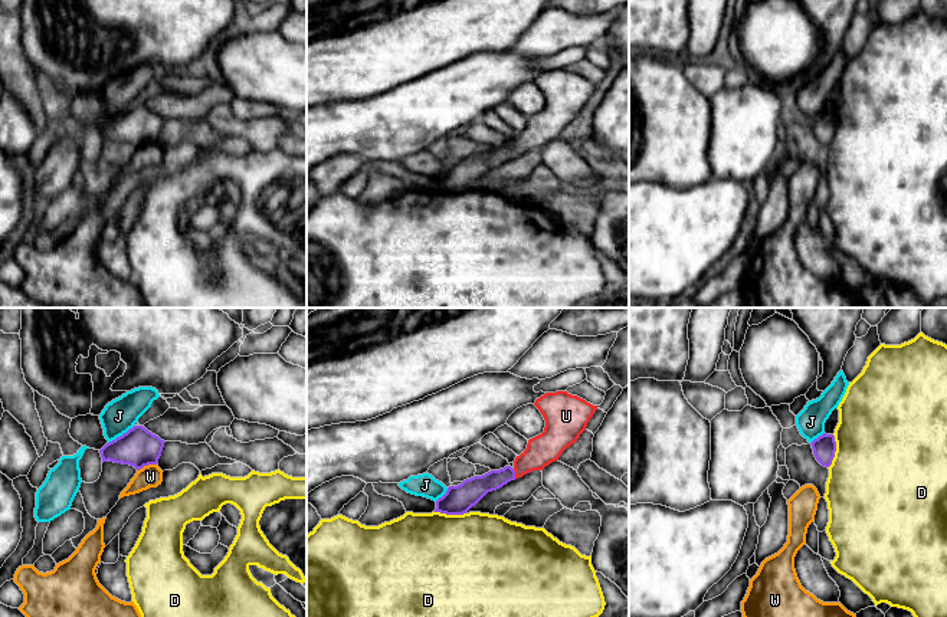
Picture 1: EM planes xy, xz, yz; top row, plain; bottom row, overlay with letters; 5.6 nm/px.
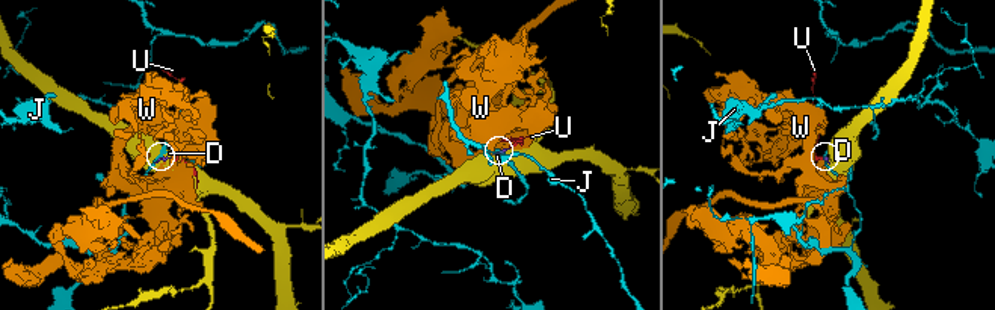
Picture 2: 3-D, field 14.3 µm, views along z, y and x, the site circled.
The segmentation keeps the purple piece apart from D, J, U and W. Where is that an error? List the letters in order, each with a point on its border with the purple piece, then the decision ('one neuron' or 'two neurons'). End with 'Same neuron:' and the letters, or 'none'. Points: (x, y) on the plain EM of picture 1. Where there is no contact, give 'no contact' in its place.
D: yz (835, 128) | two neurons
J: xy (123, 112) | two neurons
U: xz (514, 151) | one neuron
W: xy (146, 143) | two neurons
Same neuron: U

